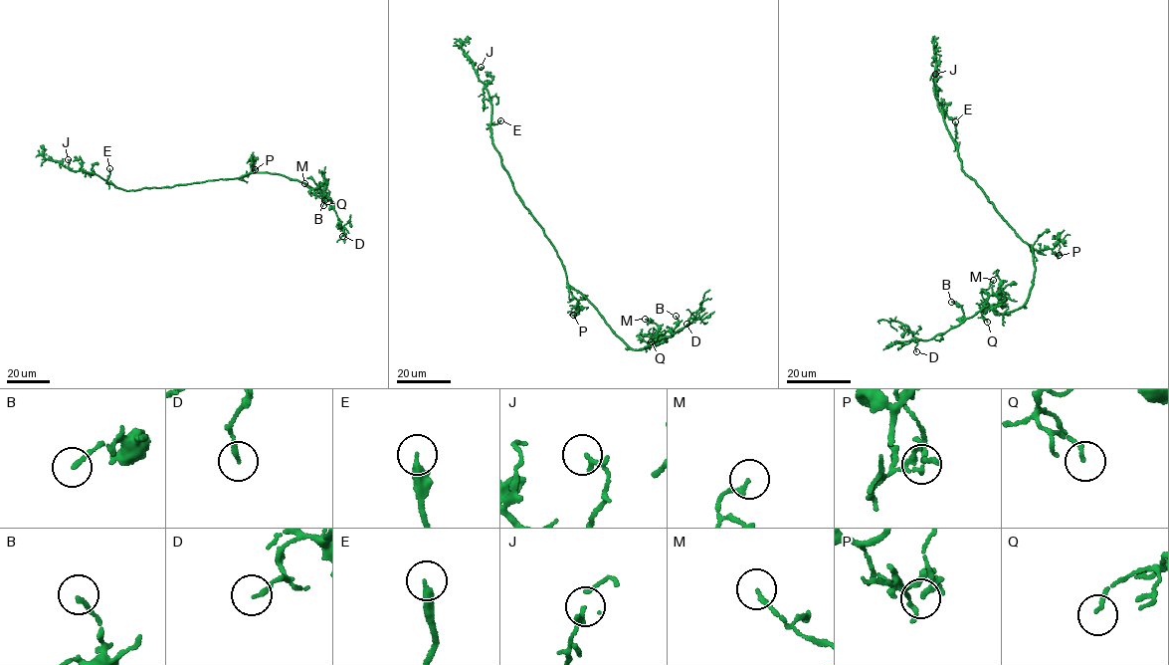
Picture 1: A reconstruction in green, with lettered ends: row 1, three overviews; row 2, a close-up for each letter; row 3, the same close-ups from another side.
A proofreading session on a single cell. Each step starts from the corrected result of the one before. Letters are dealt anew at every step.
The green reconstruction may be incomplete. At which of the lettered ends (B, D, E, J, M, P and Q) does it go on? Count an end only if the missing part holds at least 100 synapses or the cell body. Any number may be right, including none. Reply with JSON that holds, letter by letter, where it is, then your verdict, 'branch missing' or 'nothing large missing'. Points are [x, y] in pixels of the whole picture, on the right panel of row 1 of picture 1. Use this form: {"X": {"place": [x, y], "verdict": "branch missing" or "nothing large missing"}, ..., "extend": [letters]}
{"B": {"place": [951, 302], "verdict": "nothing large missing"}, "D": {"place": [916, 351], "verdict": "nothing large missing"}, "E": {"place": [955, 121], "verdict": "nothing large missing"}, "J": {"place": [935, 74], "verdict": "nothing large missing"}, "M": {"place": [993, 280], "verdict": "nothing large missing"}, "P": {"place": [1059, 255], "verdict": "nothing large missing"}, "Q": {"place": [987, 322], "verdict": "nothing large missing"}, "extend": []}

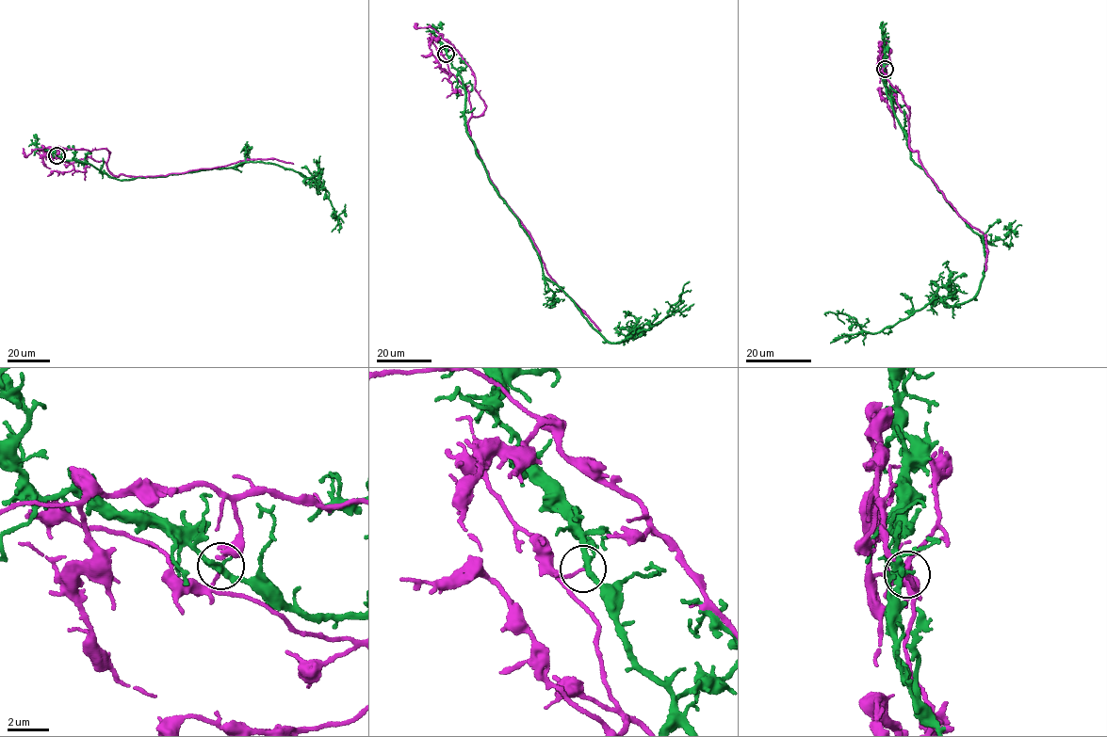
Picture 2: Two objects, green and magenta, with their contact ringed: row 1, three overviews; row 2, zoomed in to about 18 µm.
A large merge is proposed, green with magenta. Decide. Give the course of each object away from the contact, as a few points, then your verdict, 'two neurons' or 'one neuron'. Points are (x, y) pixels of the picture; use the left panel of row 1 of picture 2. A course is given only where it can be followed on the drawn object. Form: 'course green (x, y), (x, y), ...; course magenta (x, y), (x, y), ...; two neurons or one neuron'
course green (57, 155), (86, 162), (121, 180), (271, 163), (323, 186), (334, 217); course magenta (57, 155), (68, 163), (89, 157), (102, 160), (116, 176), (166, 175), (245, 160), (275, 159), (293, 164); two neurons

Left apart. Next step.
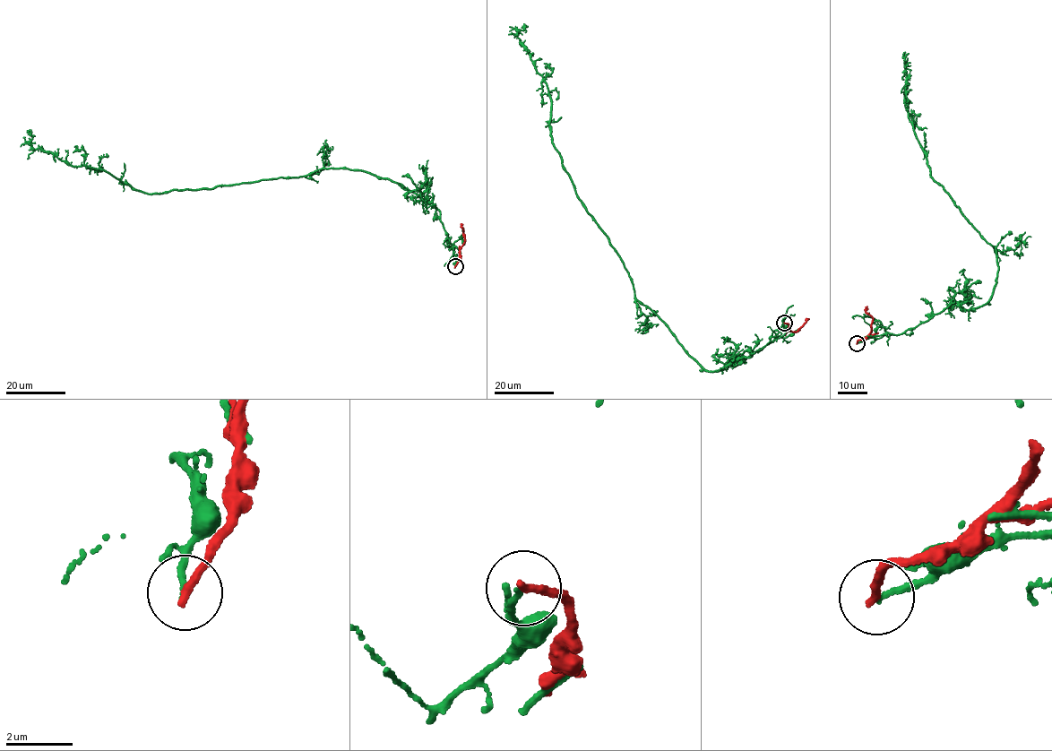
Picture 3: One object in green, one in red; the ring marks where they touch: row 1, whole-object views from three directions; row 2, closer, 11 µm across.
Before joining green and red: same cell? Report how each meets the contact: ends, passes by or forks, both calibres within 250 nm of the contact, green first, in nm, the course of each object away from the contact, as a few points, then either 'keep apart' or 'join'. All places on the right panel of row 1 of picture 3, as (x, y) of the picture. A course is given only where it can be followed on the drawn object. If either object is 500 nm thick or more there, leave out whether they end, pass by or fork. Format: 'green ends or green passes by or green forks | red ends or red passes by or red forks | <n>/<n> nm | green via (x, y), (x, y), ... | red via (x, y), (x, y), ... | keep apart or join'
green ends | red ends | 150/260 nm | green via (857, 342), (952, 305), (976, 308), (997, 283), (996, 248), (932, 179), (916, 139), (905, 51) | red via (857, 342), (870, 332), (872, 317), (865, 307) | keep apart

